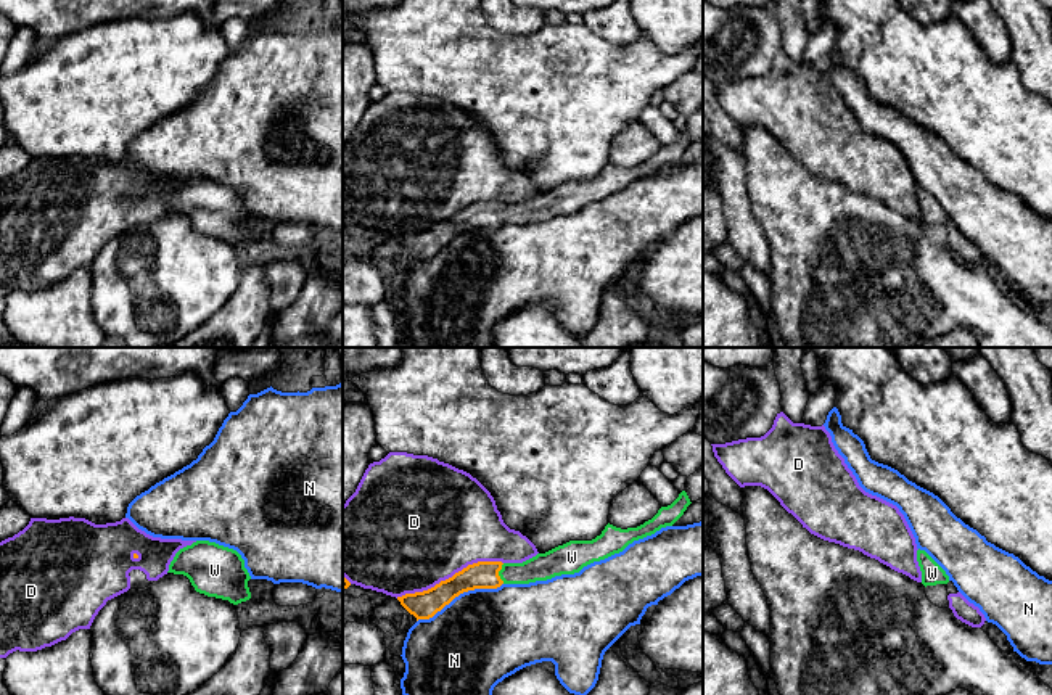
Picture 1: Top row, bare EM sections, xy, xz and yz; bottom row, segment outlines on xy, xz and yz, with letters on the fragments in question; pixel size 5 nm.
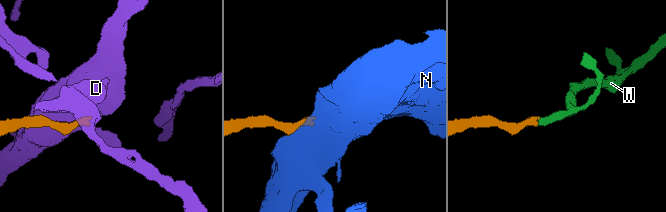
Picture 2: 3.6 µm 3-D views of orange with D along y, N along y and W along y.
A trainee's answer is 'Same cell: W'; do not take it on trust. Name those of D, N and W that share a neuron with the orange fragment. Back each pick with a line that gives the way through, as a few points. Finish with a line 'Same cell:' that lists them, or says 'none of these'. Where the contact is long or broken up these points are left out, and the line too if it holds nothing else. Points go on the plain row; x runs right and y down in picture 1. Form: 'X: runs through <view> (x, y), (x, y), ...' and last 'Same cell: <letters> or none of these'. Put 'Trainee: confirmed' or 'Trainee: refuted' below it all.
W: runs through xz (484, 214), (497, 213), (525, 213), (542, 206)
Same cell: W
Trainee: confirmed

